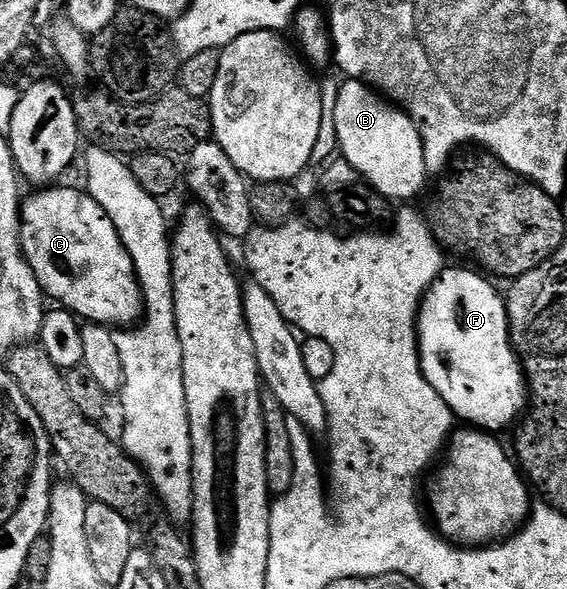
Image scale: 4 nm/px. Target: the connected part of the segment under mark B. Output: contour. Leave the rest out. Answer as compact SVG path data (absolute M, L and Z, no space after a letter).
M341 82L331 130L337 136L340 157L349 161L360 177L385 198L413 200L409 198L415 197L424 188L427 171L421 133L404 110L390 104L365 83Z

